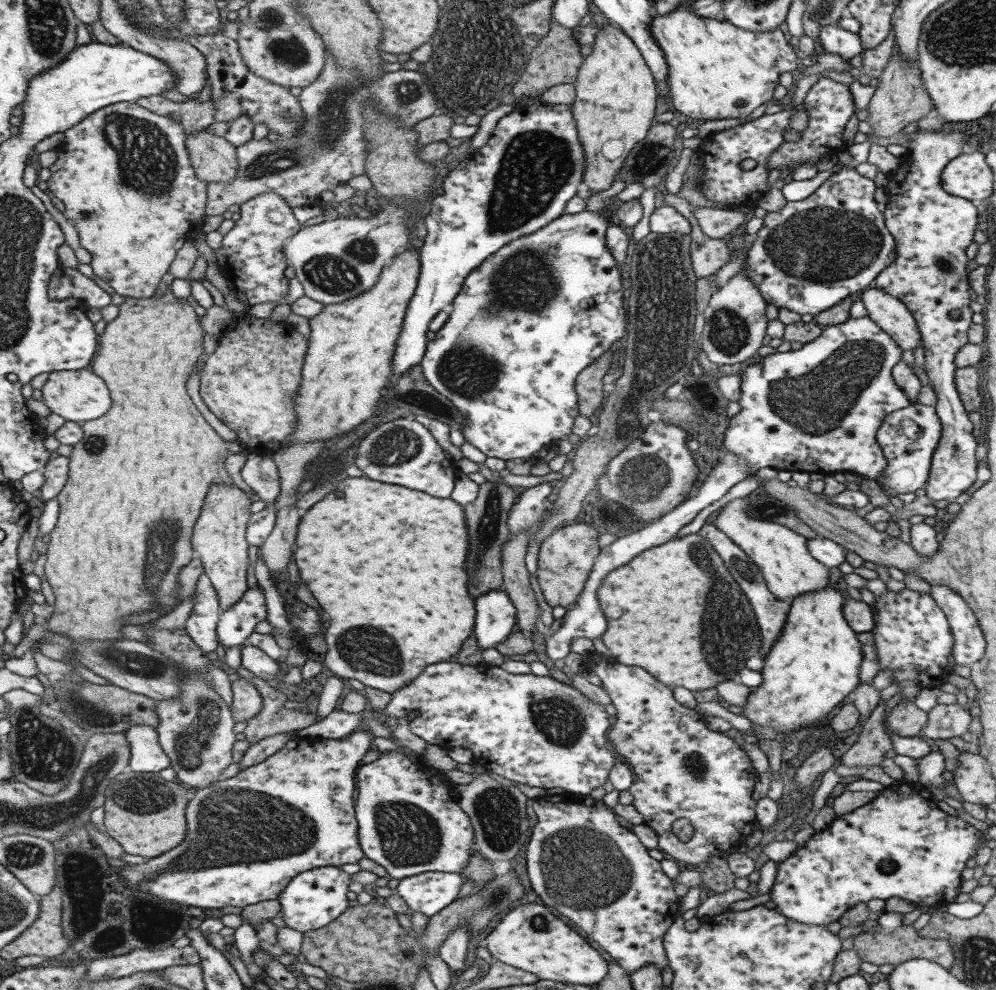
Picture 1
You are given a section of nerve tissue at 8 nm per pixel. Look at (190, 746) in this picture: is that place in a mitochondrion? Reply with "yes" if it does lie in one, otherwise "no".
yes

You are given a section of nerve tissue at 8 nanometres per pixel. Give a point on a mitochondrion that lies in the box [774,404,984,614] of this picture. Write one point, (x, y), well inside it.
(908, 450)

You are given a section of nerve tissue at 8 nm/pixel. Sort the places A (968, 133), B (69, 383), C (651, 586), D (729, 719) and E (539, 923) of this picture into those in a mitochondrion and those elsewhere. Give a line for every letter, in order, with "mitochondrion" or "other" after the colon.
A: other
B: other
C: other
D: other
E: mitochondrion

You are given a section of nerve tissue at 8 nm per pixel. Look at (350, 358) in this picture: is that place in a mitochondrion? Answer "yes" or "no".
no

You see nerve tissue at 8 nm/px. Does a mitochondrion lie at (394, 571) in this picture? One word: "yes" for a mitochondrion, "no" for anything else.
no

